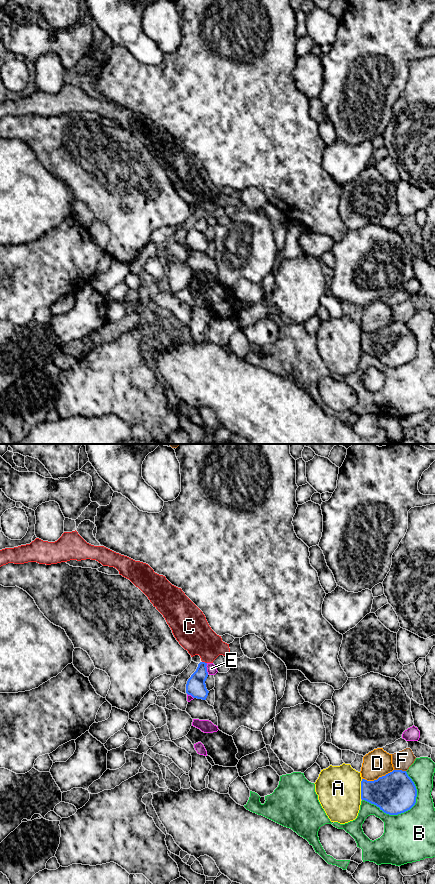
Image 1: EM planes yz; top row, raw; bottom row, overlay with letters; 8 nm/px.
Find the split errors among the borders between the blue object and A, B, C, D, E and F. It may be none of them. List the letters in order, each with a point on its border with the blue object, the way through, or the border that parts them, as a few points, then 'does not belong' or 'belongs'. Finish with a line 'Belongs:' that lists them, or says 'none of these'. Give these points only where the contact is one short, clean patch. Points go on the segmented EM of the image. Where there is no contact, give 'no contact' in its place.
A: meets blue in yz at (361, 789); does not belong
B: meets blue in yz at (395, 814); does not belong
C: meets blue in yz at (204, 662); border along yz (202, 661), (206, 663); does not belong
D: meets blue in yz at (378, 778); does not belong
E: meets blue in yz at (206, 668); does not belong
F: meets blue in yz at (400, 770); does not belong
Belongs: none of these

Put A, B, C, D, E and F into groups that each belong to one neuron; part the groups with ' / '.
A / B / C / D / E / F

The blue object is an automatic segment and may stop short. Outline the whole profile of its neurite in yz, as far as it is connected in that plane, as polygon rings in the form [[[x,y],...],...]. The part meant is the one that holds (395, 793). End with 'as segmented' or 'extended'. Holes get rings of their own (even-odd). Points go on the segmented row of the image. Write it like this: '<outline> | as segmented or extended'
[[[393,770],[377,780],[361,781],[361,799],[389,815],[410,810],[416,803],[416,797],[416,786],[406,771]]] | as segmented

